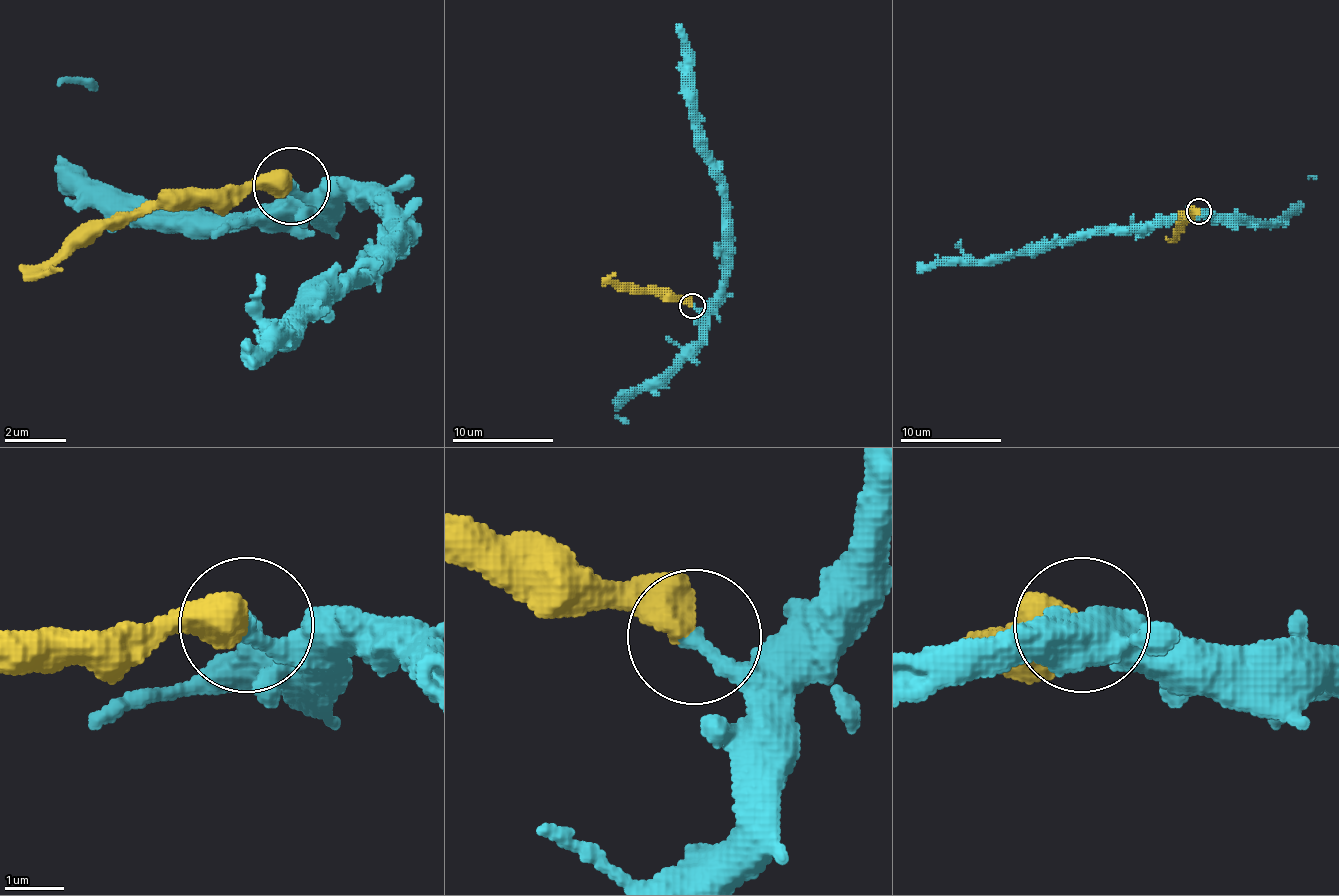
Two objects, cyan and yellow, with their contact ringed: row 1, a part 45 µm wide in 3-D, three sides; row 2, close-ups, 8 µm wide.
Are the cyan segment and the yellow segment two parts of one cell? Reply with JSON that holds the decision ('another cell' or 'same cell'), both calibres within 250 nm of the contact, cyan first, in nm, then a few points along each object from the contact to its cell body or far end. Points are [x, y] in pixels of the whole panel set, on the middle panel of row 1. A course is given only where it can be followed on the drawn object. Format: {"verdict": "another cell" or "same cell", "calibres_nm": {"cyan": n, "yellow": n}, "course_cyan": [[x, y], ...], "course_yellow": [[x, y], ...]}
{"verdict": "another cell", "calibres_nm": {"cyan": 280, "yellow": 600}, "course_cyan": [[691, 306], [702, 309], [714, 296], [722, 278], [722, 177], [699, 123], [691, 50], [679, 24]], "course_yellow": [[691, 306], [653, 293], [618, 291], [602, 278]]}

